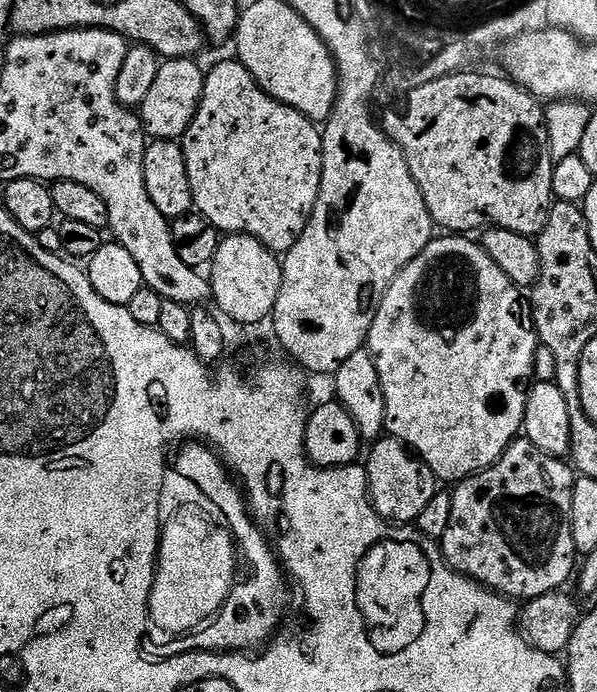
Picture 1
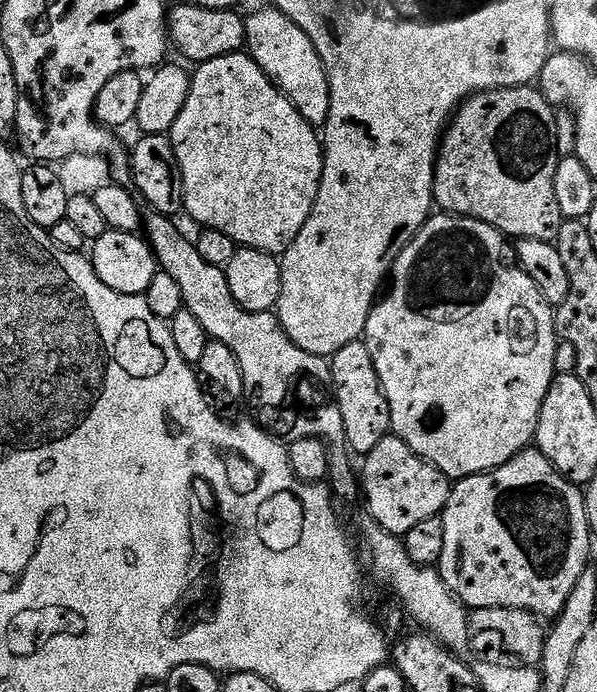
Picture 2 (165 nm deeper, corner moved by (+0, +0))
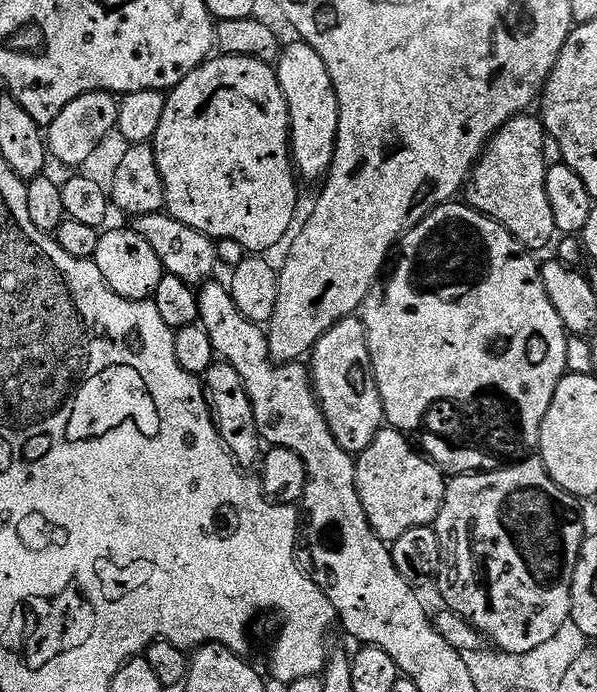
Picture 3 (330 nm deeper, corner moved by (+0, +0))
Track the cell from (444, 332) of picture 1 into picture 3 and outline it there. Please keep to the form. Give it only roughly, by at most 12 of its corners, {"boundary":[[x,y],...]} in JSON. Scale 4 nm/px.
{"boundary":[[440,204],[362,319],[448,474],[531,457],[568,372],[540,264]]}

